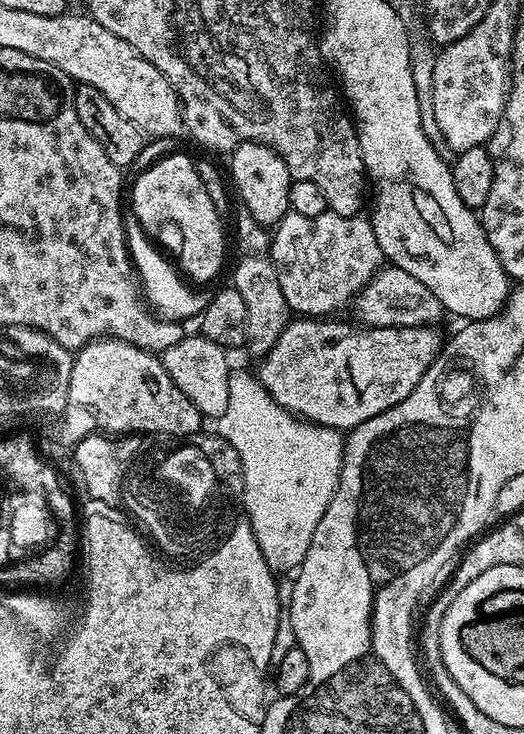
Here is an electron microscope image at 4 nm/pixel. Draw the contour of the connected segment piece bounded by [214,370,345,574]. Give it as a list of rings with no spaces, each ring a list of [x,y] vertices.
[[[232,370],[228,381],[230,398],[226,410],[215,417],[214,431],[238,452],[242,512],[254,530],[262,558],[273,573],[288,574],[299,569],[322,514],[332,505],[344,461],[345,437],[337,429],[307,423],[278,406],[253,373]]]

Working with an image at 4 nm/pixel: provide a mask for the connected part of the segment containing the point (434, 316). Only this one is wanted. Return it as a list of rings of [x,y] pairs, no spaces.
[[[395,266],[381,267],[380,271],[373,276],[354,301],[354,308],[360,311],[361,325],[370,328],[423,328],[425,326],[439,325],[440,316],[445,315],[445,310],[414,278],[414,274],[406,274],[406,270]]]

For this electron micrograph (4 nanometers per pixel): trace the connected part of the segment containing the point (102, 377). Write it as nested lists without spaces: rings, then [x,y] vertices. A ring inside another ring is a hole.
[[[101,338],[92,340],[87,346],[79,349],[75,353],[72,361],[72,369],[70,370],[70,390],[68,391],[68,401],[62,413],[64,425],[62,431],[68,436],[72,442],[81,440],[83,436],[94,436],[97,434],[159,434],[161,437],[167,436],[195,436],[201,431],[202,417],[198,409],[194,406],[194,402],[190,402],[186,398],[186,394],[182,394],[182,390],[178,390],[178,386],[174,386],[174,378],[170,378],[170,374],[166,374],[163,359],[157,353],[147,352],[138,346],[134,346],[129,340],[114,340],[111,338]]]

